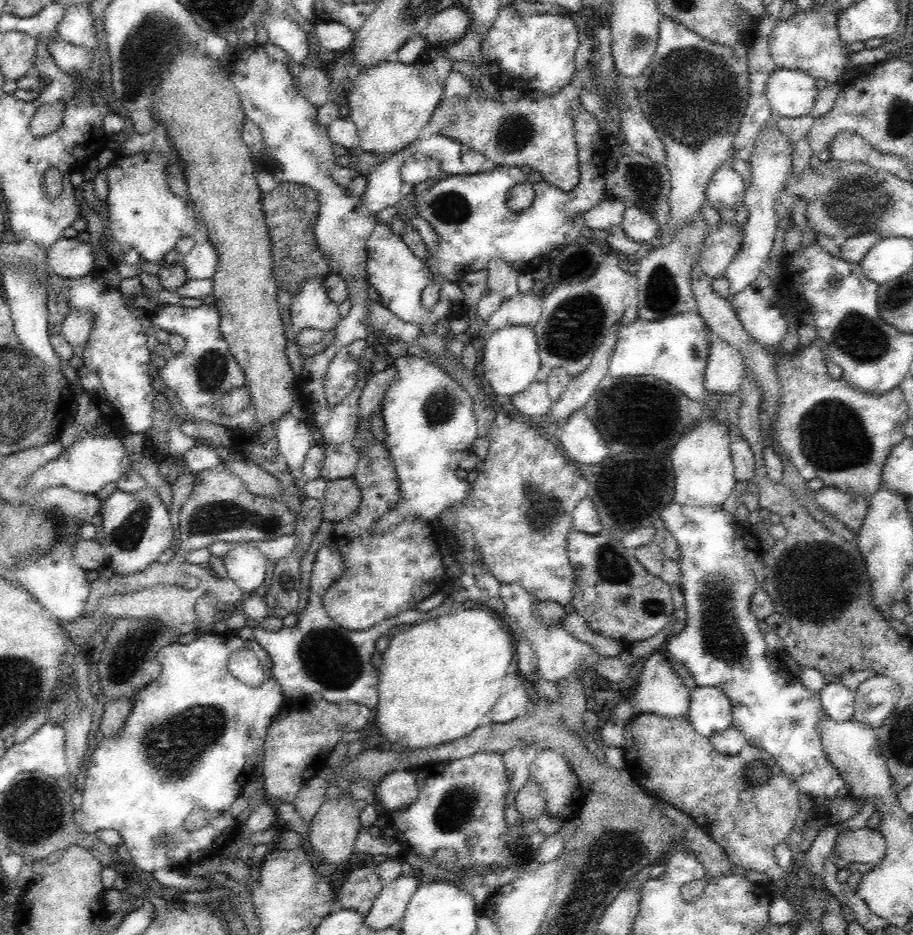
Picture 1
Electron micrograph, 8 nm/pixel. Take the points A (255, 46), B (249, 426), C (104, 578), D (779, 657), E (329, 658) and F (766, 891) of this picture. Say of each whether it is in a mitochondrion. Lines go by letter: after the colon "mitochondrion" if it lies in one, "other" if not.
A: other
B: other
C: other
D: other
E: mitochondrion
F: other

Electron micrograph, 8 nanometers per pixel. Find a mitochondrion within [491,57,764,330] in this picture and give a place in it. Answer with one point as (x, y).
(662, 292)

